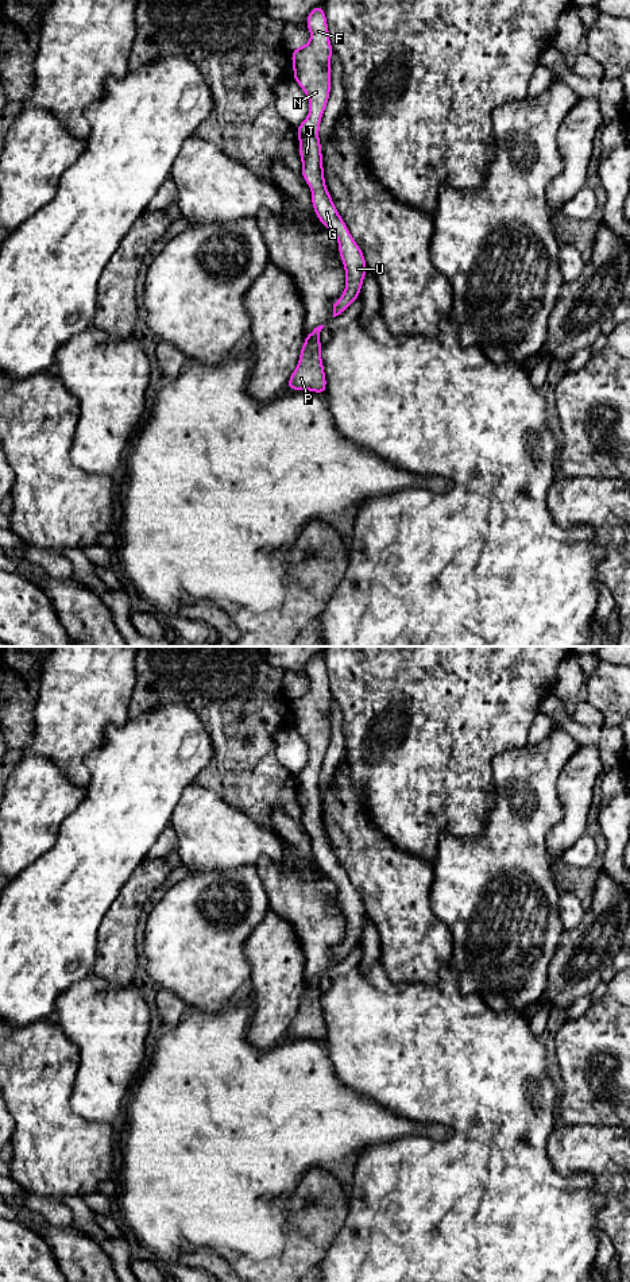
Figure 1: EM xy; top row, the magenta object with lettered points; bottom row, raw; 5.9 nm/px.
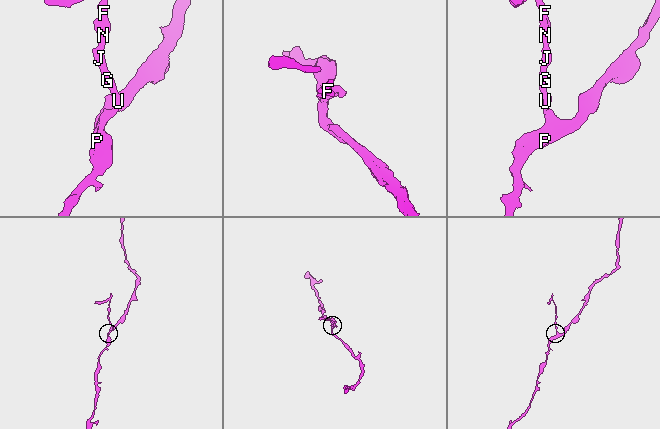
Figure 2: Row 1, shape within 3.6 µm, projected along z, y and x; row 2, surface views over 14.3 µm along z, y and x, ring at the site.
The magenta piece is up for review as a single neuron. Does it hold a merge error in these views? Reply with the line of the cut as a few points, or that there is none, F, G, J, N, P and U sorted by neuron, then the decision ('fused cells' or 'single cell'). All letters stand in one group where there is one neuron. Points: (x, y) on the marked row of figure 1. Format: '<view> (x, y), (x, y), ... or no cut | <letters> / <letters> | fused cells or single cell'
no cut | F G J N P U | single cell

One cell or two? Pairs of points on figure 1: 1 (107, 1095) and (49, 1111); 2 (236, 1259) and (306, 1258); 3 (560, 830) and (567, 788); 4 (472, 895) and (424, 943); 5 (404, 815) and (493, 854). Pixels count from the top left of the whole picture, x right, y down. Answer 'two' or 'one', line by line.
1: two
2: one
3: one
4: two
5: two

